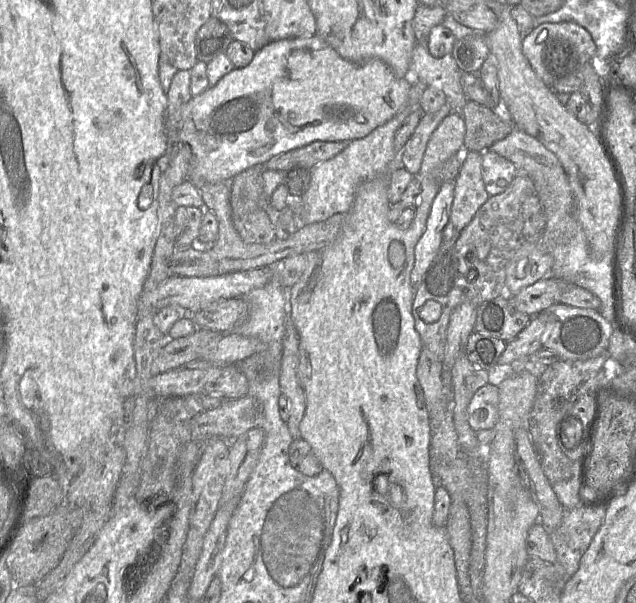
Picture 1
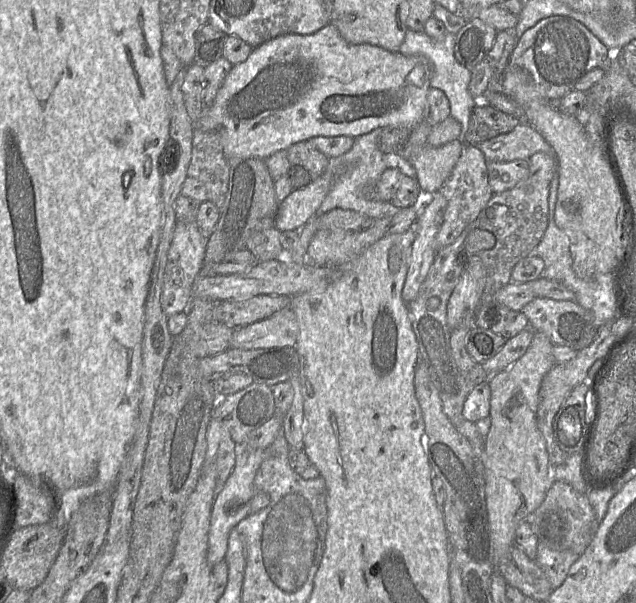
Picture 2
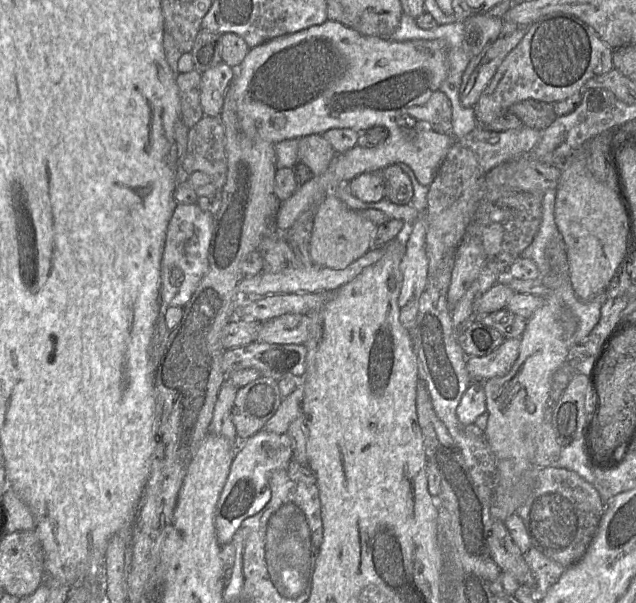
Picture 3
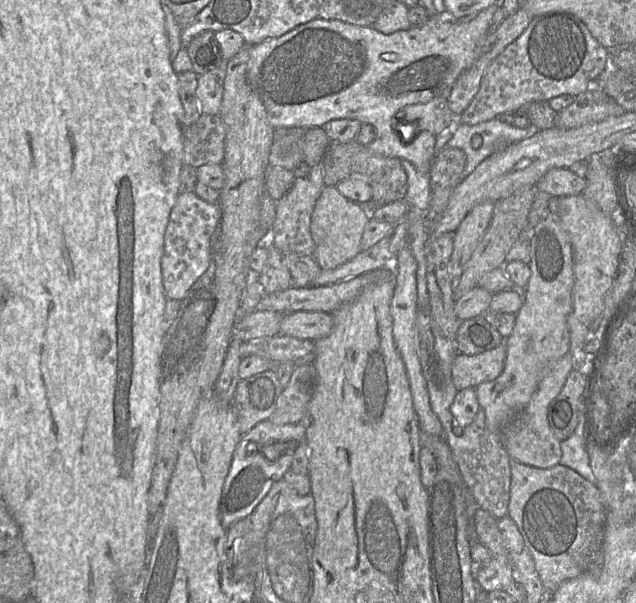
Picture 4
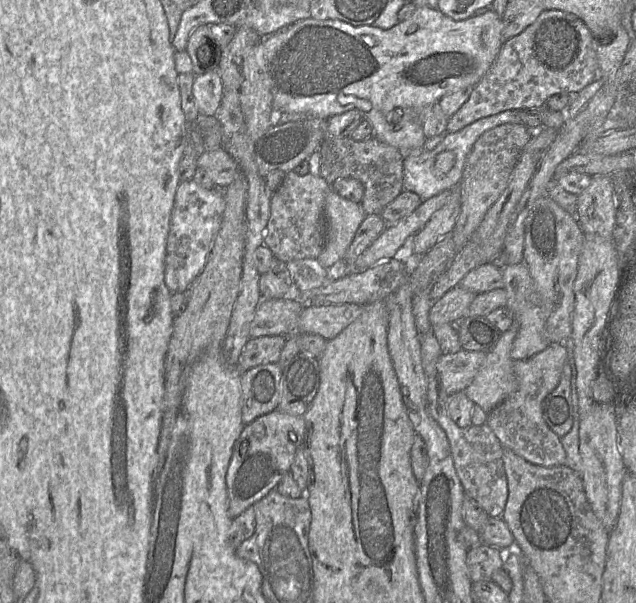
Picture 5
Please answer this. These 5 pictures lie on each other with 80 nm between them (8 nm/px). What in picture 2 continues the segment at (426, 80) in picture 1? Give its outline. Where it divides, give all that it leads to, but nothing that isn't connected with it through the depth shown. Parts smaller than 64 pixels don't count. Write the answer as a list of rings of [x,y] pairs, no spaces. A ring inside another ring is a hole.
[[[408,29],[399,52],[406,55],[422,55],[428,58],[431,65],[431,88],[443,91],[449,101],[450,116],[457,120],[461,125],[460,139],[463,141],[463,135],[466,133],[473,108],[478,100],[474,99],[469,91],[469,82],[471,71],[460,64],[454,55],[456,35],[447,33],[444,38],[436,40],[430,38],[424,31],[416,32]]]

